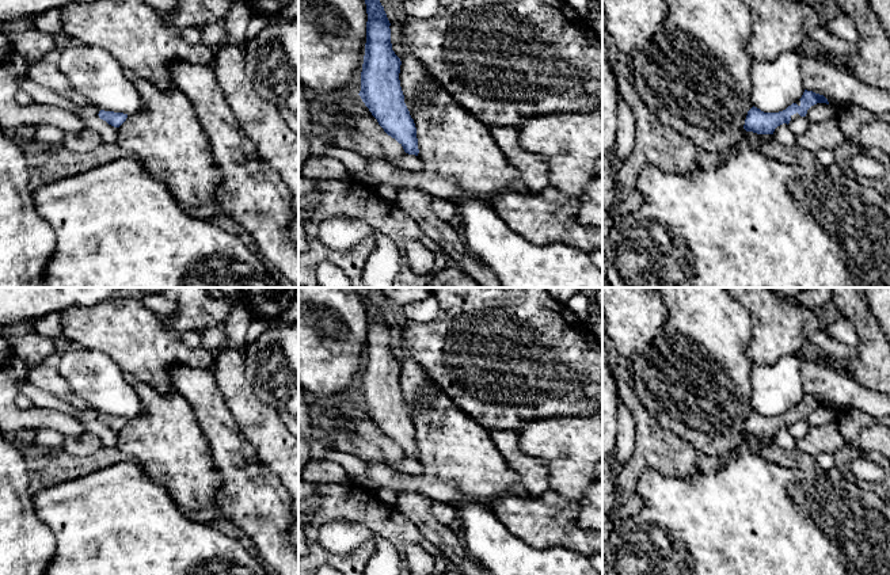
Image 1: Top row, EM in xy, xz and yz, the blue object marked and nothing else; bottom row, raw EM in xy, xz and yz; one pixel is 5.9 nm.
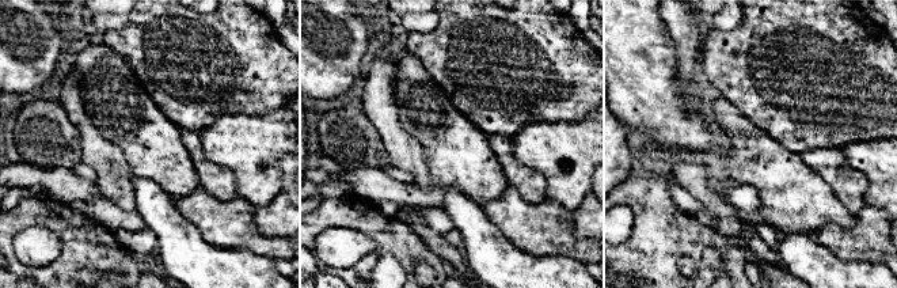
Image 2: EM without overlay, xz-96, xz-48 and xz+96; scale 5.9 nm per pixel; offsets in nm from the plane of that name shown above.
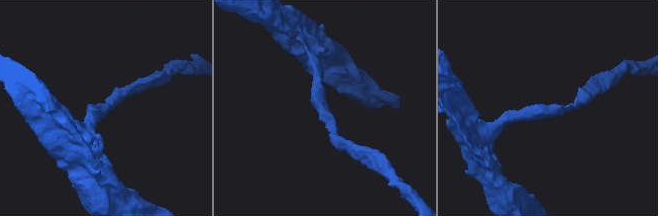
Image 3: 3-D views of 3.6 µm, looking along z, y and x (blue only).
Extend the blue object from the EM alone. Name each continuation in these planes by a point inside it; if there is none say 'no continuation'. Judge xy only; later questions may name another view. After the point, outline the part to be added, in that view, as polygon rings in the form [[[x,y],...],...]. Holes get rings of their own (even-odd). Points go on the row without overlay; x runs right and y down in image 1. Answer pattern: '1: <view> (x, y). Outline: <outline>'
no continuation

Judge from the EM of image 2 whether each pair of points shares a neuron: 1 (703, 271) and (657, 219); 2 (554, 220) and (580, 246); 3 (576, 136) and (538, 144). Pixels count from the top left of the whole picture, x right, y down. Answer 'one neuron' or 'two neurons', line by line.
1: one neuron
2: one neuron
3: one neuron

